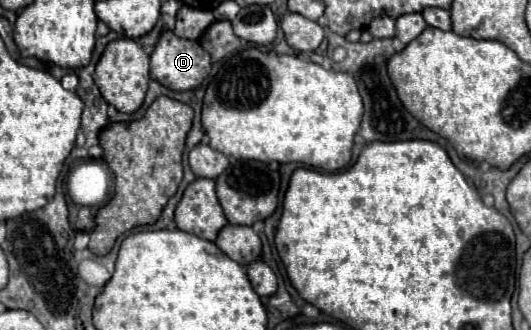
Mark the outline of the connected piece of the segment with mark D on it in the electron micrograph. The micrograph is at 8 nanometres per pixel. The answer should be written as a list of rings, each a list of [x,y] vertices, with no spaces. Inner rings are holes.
[[[165,31],[159,37],[155,51],[151,55],[151,77],[155,81],[175,91],[189,91],[189,89],[199,89],[209,71],[211,71],[211,57],[197,41],[181,39],[173,31]]]

